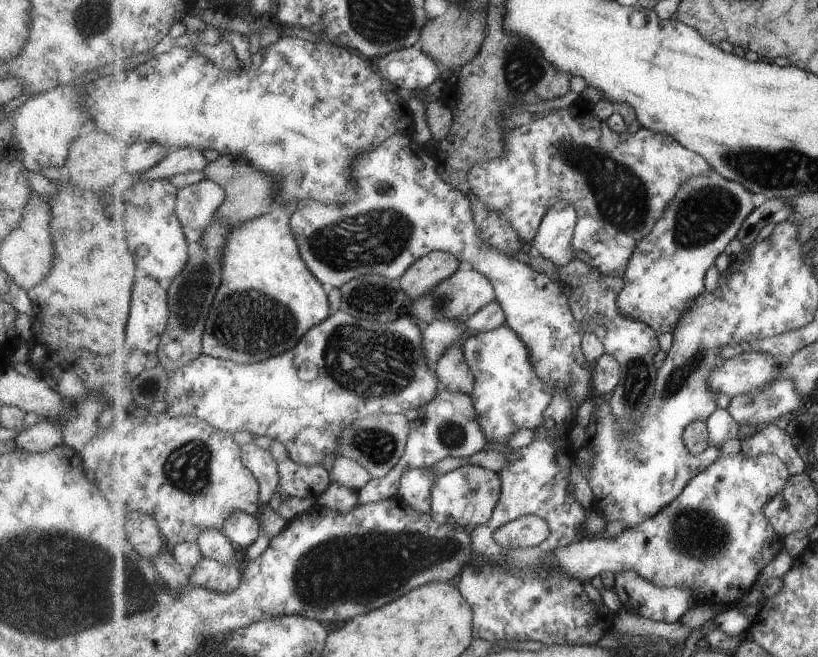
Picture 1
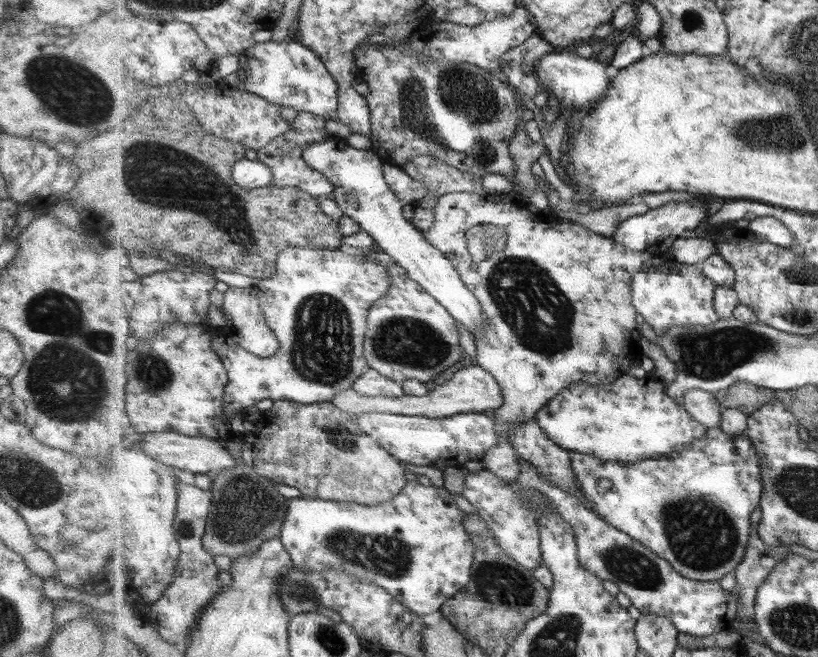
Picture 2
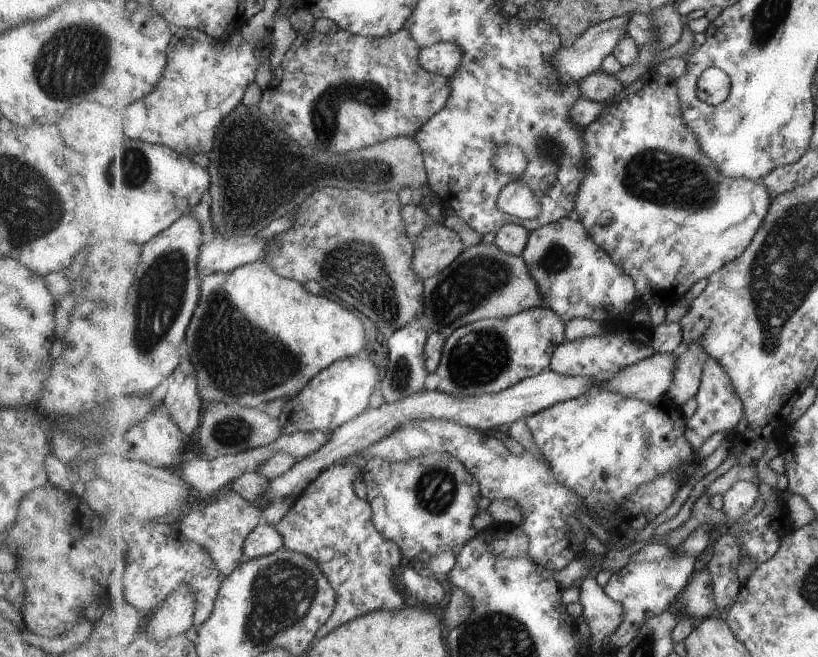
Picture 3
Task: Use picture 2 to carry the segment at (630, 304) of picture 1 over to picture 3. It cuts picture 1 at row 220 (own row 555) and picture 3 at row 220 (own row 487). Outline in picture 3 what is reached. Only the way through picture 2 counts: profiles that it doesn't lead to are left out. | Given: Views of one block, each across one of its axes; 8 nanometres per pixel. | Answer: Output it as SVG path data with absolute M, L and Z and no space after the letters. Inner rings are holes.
M656 70L634 80L631 86L626 86L617 96L609 100L601 118L589 126L584 126L583 144L585 144L585 156L587 156L587 176L577 190L574 214L582 221L583 226L586 226L591 238L635 280L638 291L637 301L640 306L645 305L649 308L653 304L661 304L670 307L672 302L685 296L695 282L703 278L708 279L726 264L737 260L749 248L763 220L769 214L772 203L771 194L769 194L769 188L761 180L729 178L719 172L713 160L701 154L697 136L691 132L691 128L687 128L683 120L683 104L681 104L681 94L679 94L676 80L665 78Z

